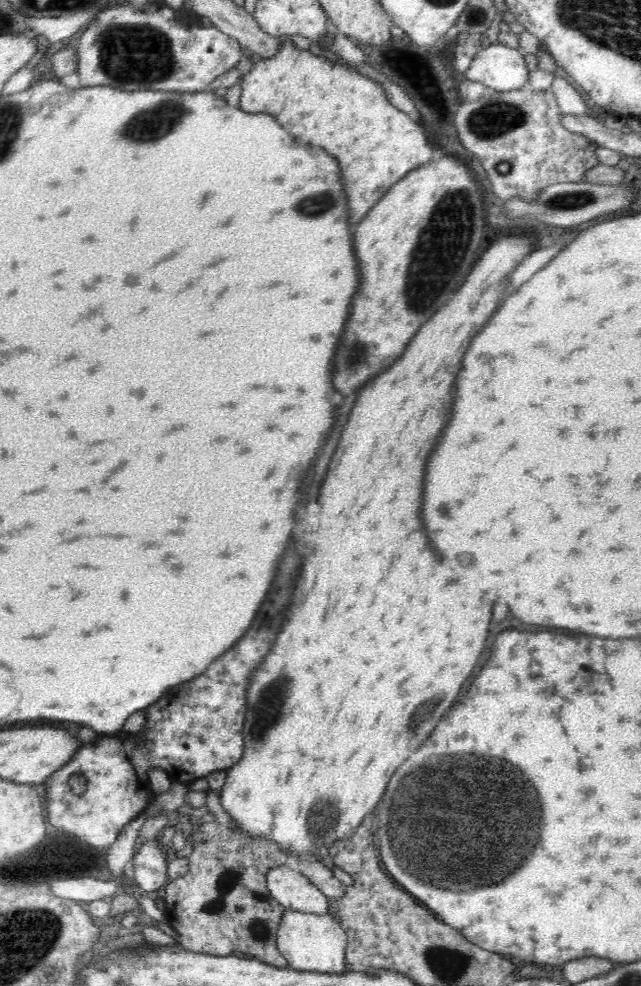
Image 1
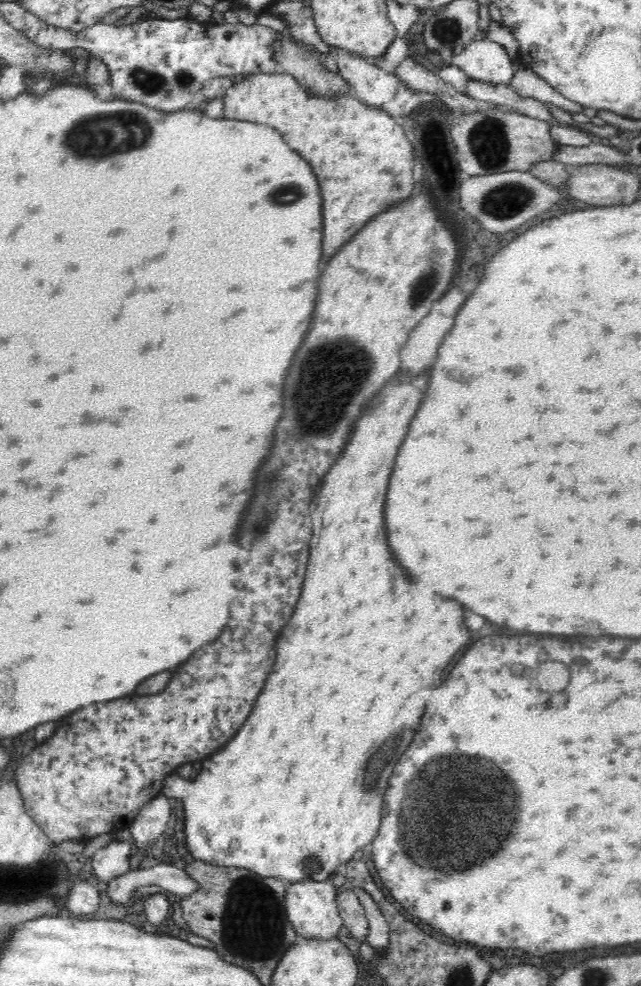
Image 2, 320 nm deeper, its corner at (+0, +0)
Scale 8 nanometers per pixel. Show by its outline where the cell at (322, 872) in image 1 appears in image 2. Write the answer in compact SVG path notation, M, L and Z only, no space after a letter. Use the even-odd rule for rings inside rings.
M340 888L336 901L338 901L338 912L342 917L343 925L350 931L350 936L362 943L367 942L370 927L359 898L353 893L352 889Z

